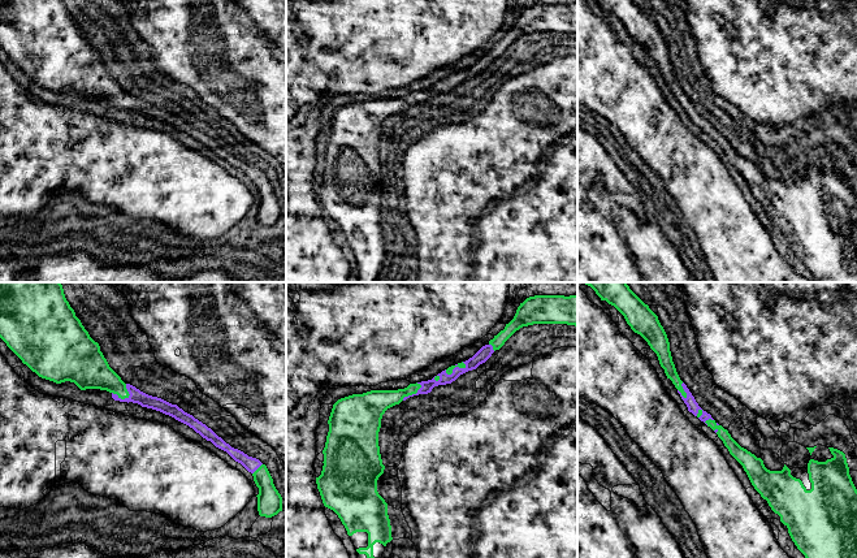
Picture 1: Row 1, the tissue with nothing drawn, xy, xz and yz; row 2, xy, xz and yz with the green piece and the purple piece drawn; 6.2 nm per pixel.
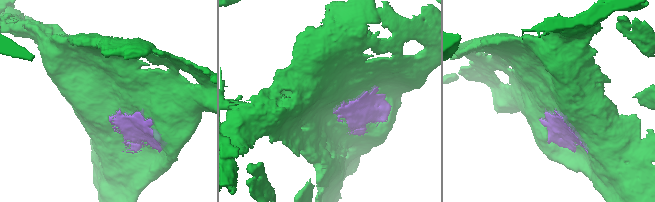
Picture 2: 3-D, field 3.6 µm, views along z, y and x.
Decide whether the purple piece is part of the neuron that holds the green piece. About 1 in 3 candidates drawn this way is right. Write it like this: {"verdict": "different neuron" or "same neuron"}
{"verdict": "same neuron"}

